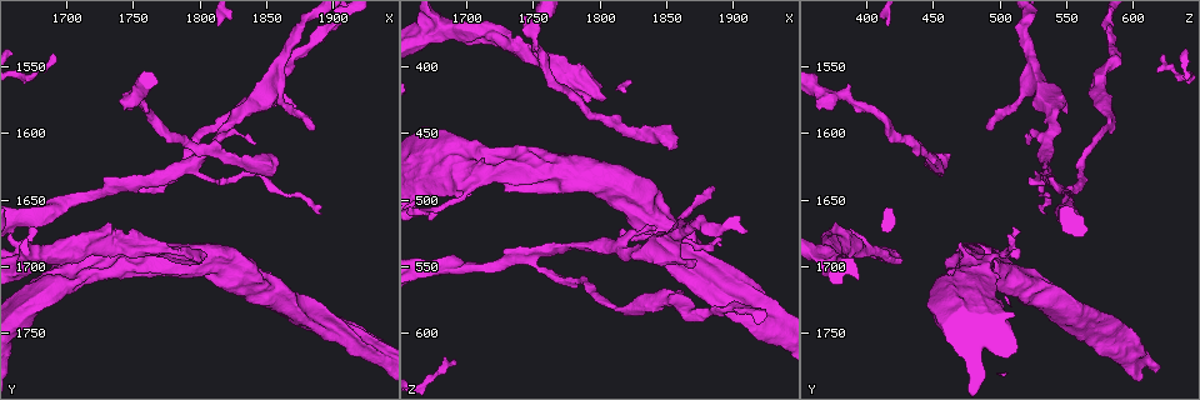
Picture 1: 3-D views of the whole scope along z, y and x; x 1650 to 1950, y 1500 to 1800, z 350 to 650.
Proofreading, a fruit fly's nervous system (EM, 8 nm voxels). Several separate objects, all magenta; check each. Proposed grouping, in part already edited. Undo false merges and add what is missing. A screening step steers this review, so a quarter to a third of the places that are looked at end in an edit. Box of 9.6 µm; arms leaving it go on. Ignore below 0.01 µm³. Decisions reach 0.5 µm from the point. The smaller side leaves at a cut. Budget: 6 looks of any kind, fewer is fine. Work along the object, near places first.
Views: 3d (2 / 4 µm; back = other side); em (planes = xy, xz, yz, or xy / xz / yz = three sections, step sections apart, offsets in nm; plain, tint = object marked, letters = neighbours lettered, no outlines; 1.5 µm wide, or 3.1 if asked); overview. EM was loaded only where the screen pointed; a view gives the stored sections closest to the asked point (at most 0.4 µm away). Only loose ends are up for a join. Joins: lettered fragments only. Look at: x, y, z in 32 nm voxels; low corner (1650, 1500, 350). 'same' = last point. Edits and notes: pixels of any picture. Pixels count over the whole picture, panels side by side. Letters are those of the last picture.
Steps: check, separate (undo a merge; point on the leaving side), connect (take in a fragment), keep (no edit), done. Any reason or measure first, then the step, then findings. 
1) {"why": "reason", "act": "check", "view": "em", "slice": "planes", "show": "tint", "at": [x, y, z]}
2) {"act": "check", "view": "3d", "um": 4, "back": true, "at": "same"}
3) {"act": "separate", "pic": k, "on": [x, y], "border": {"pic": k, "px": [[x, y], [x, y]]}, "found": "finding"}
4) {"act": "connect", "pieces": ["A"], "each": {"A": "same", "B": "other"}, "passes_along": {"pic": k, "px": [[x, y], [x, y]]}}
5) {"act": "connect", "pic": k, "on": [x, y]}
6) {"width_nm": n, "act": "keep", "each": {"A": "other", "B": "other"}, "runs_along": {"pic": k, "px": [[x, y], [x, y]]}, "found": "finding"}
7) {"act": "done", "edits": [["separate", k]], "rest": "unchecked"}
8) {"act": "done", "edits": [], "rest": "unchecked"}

{"act": "check", "view": "em", "slice": "planes", "show": "plain", "at": [1802, 1692, 422]}

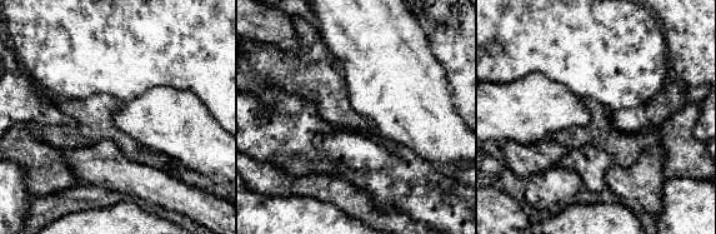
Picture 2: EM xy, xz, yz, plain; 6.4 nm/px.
{"why": "what lies round it", "act": "check", "view": "em", "slice": "planes", "show": "letters", "at": "same"}

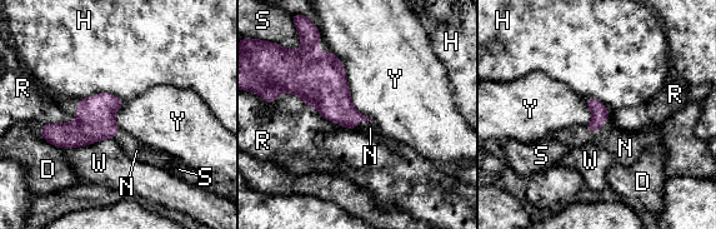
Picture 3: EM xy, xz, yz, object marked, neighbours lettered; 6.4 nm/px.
{"act": "connect", "pieces": ["N"], "each": {"D": "other", "H": "other", "N": "same", "R": "other", "S": "other", "W": "other", "Y": "other"}, "passes_along": {"pic": 3, "px": [[599, 111], [599, 129], [625, 148]]}, "found": "the cell continues"}

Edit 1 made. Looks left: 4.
{"why": "tapers out", "act": "check", "view": "em", "slice": "planes", "show": "letters", "at": [1888, 1594, 490]}

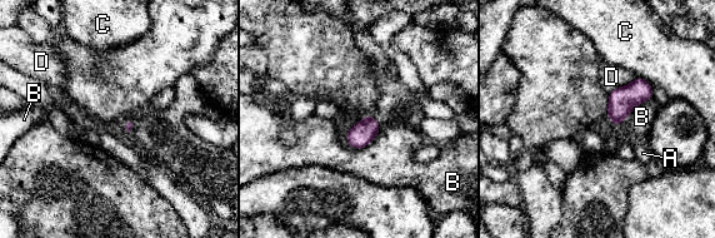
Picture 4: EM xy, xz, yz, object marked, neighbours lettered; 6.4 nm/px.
{"act": "keep", "each": {"A": "other", "B": "other", "C": "other", "D": "other"}, "border": {"pic": 4, "px": [[381, 127], [366, 145], [355, 149]]}, "found": "no lettered fragment goes on from it"}

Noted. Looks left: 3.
{"why": "end of a long branch", "act": "check", "view": "em", "slice": "planes", "show": "letters", "at": [1692, 1540, 624]}

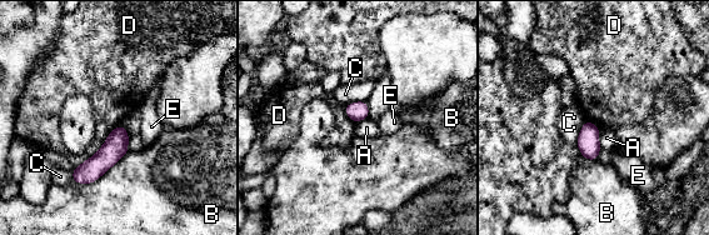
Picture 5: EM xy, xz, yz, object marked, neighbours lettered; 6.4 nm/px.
{"width_nm": 120, "act": "keep", "each": {"A": "other", "B": "other", "C": "other", "D": "other", "E": "other"}, "border": {"pic": 5, "px": [[120, 124], [93, 155], [74, 168]]}, "found": "none of them fits"}

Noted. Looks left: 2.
{"act": "done", "edits": [["connect", 3]], "rest": "unchecked"}

